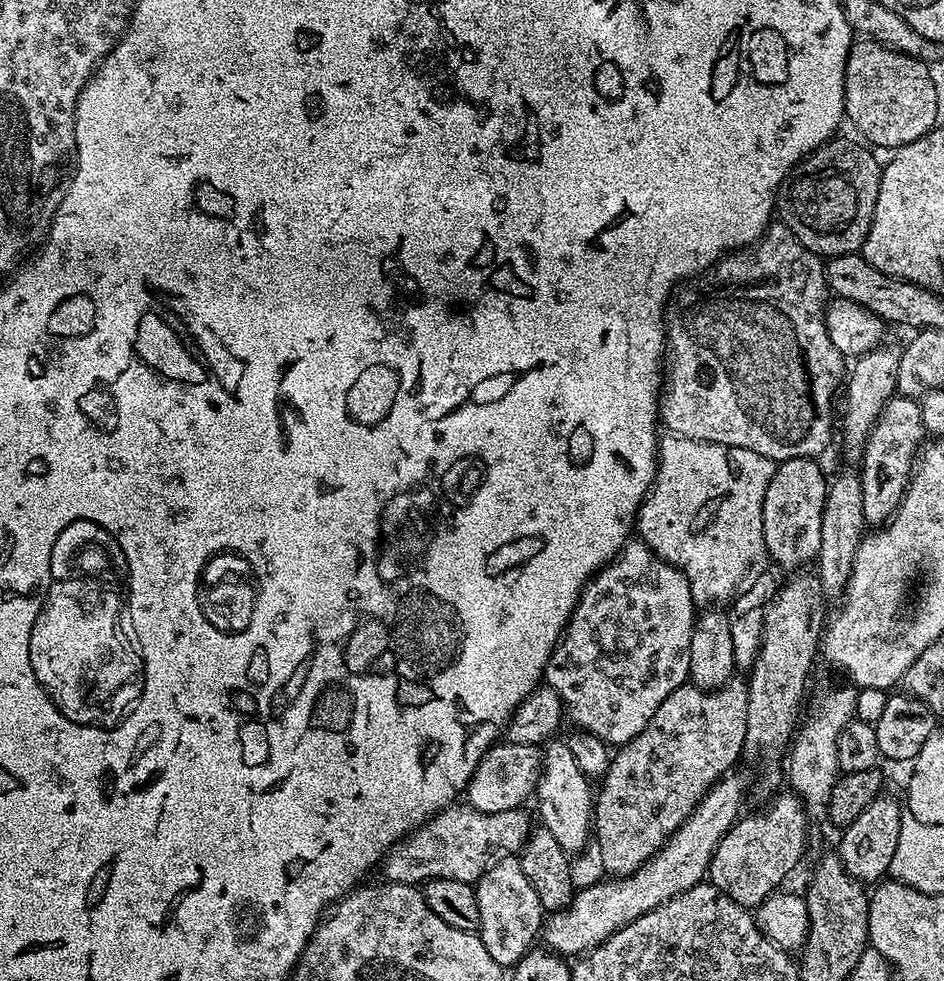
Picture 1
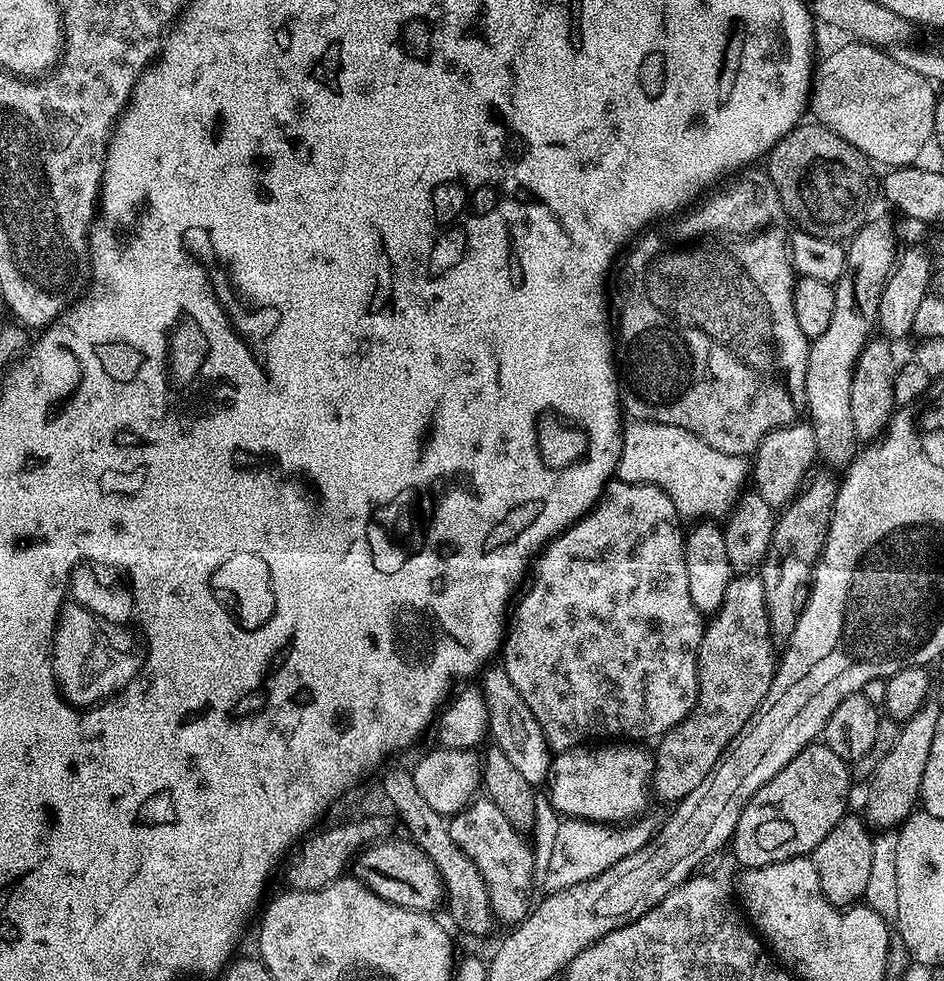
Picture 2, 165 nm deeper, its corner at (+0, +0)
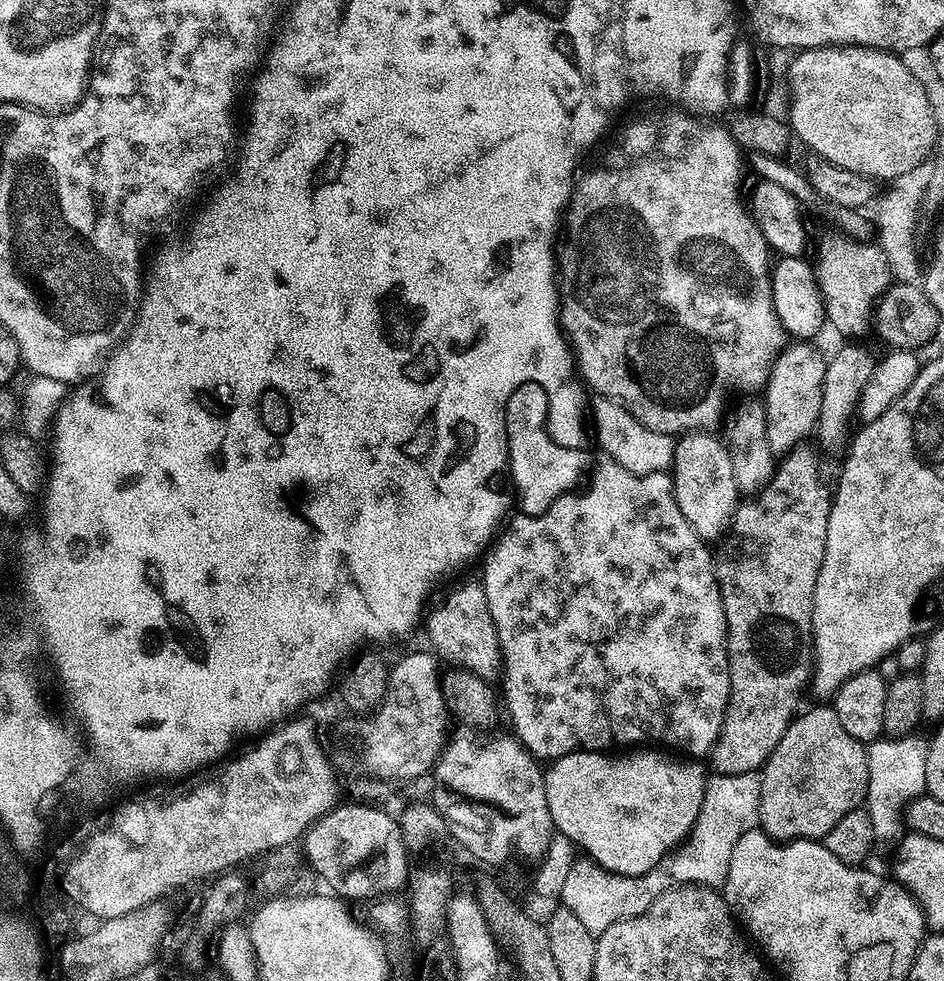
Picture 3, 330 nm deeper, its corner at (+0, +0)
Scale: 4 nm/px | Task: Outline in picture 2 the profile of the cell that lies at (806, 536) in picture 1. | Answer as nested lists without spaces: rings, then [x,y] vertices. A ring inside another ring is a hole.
[[[797,422],[788,424],[785,428],[774,429],[770,434],[766,434],[766,438],[754,453],[750,476],[754,481],[755,491],[760,492],[762,498],[766,498],[766,502],[770,502],[773,510],[783,509],[796,499],[797,494],[804,487],[813,471],[812,463],[815,460],[818,460],[816,430],[811,423]]]

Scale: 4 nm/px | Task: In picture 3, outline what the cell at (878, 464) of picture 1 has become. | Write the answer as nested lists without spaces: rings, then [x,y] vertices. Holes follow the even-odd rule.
[[[843,234],[828,236],[815,260],[816,280],[824,299],[824,315],[844,338],[860,338],[874,328],[874,313],[881,296],[893,283],[886,254],[876,242],[863,242]]]

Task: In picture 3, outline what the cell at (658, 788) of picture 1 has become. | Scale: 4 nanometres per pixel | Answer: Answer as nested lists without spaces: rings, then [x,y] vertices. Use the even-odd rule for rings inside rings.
[[[797,446],[777,463],[776,473],[770,478],[768,485],[753,498],[747,499],[750,501],[747,502],[746,500],[737,507],[736,513],[732,515],[732,524],[723,537],[722,543],[719,545],[719,547],[721,546],[720,553],[717,551],[714,556],[716,581],[722,594],[722,610],[726,614],[728,669],[730,670],[730,698],[724,711],[724,721],[722,722],[720,736],[716,739],[716,744],[713,745],[710,753],[710,761],[712,760],[713,766],[716,767],[713,769],[721,776],[754,772],[767,762],[768,755],[774,750],[774,746],[778,746],[782,734],[794,719],[794,713],[797,711],[796,698],[799,696],[803,686],[805,688],[814,667],[814,653],[812,651],[812,595],[816,589],[818,574],[822,570],[822,558],[826,550],[826,526],[828,525],[830,510],[832,509],[832,496],[829,489],[827,492],[820,482],[820,466],[816,462],[817,453],[813,452],[808,449],[808,446]]]

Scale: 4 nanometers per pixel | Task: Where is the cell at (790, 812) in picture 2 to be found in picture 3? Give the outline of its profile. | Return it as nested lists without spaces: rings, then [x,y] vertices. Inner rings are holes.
[[[832,707],[802,712],[762,765],[758,827],[777,842],[820,840],[850,810],[861,807],[868,795],[867,747],[846,734]]]

